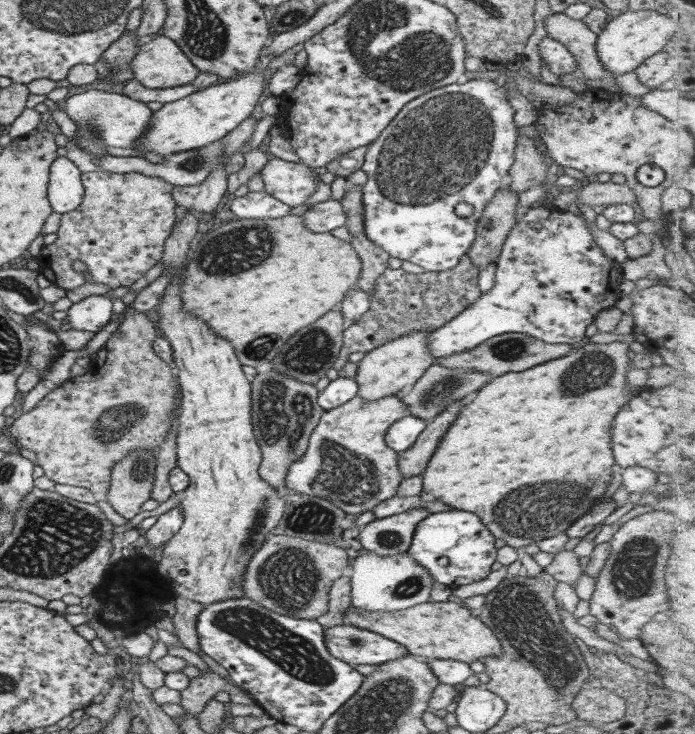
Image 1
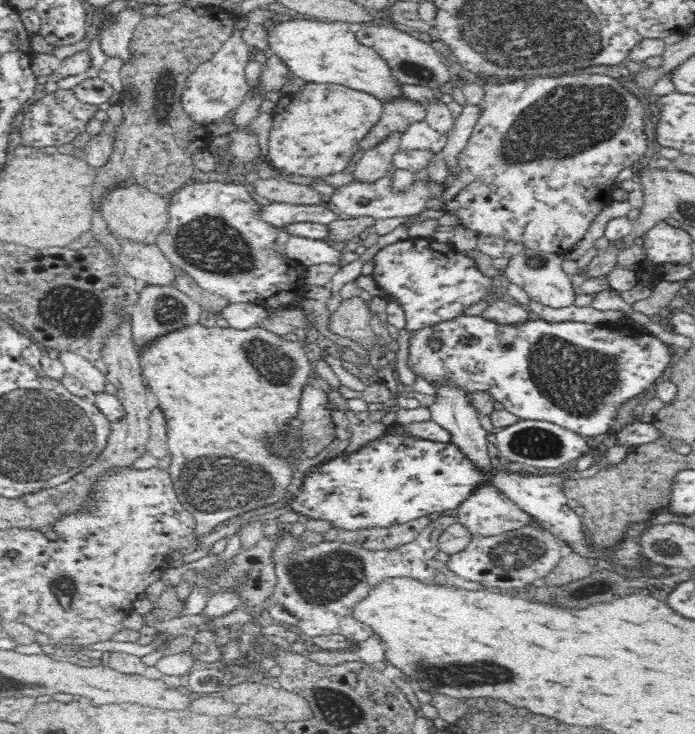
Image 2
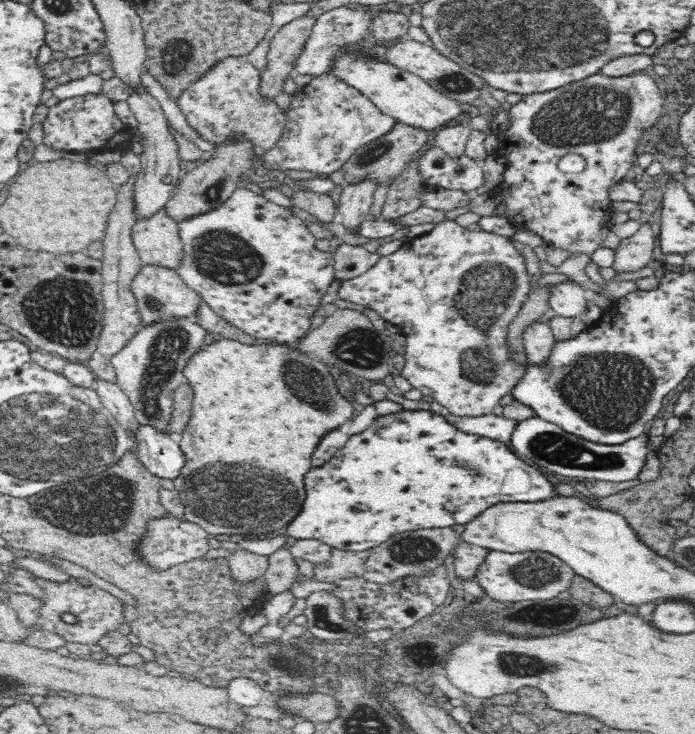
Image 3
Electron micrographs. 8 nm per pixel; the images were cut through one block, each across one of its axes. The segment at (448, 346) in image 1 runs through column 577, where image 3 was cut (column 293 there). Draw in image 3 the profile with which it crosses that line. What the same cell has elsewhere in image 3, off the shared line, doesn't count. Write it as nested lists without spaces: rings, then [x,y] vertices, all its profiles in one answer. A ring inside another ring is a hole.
[[[238,188],[216,210],[186,218],[178,226],[184,259],[176,273],[216,314],[260,342],[295,345],[307,336],[312,316],[316,310],[321,313],[320,301],[335,278],[335,268],[333,254],[316,248],[317,239],[305,221],[262,195]]]

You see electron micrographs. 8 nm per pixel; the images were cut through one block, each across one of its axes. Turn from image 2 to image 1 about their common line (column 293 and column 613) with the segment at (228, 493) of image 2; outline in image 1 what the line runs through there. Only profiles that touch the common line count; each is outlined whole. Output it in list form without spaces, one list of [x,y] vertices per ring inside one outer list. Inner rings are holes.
[[[585,339],[566,356],[522,372],[490,378],[444,432],[438,450],[434,450],[422,472],[422,491],[454,509],[477,514],[495,538],[502,538],[508,546],[521,552],[528,544],[563,534],[567,526],[604,498],[606,486],[612,482],[612,473],[616,470],[610,450],[612,418],[626,400],[632,400],[640,390],[638,387],[630,390],[626,383],[630,351],[626,341],[598,345]]]

